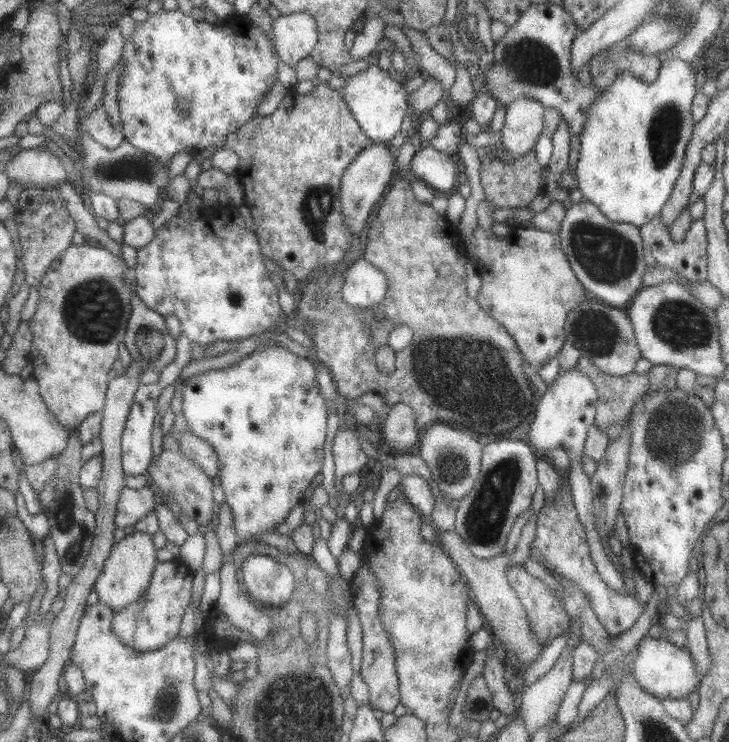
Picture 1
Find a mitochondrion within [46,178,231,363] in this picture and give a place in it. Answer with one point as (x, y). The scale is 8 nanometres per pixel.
(94, 311)

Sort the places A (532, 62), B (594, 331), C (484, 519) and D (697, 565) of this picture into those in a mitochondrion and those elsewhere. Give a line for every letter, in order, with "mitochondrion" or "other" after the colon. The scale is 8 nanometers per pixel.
A: mitochondrion
B: mitochondrion
C: mitochondrion
D: other

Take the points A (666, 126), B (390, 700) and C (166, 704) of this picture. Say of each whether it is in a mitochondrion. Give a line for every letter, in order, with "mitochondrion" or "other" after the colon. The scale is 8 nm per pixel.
A: mitochondrion
B: other
C: mitochondrion

